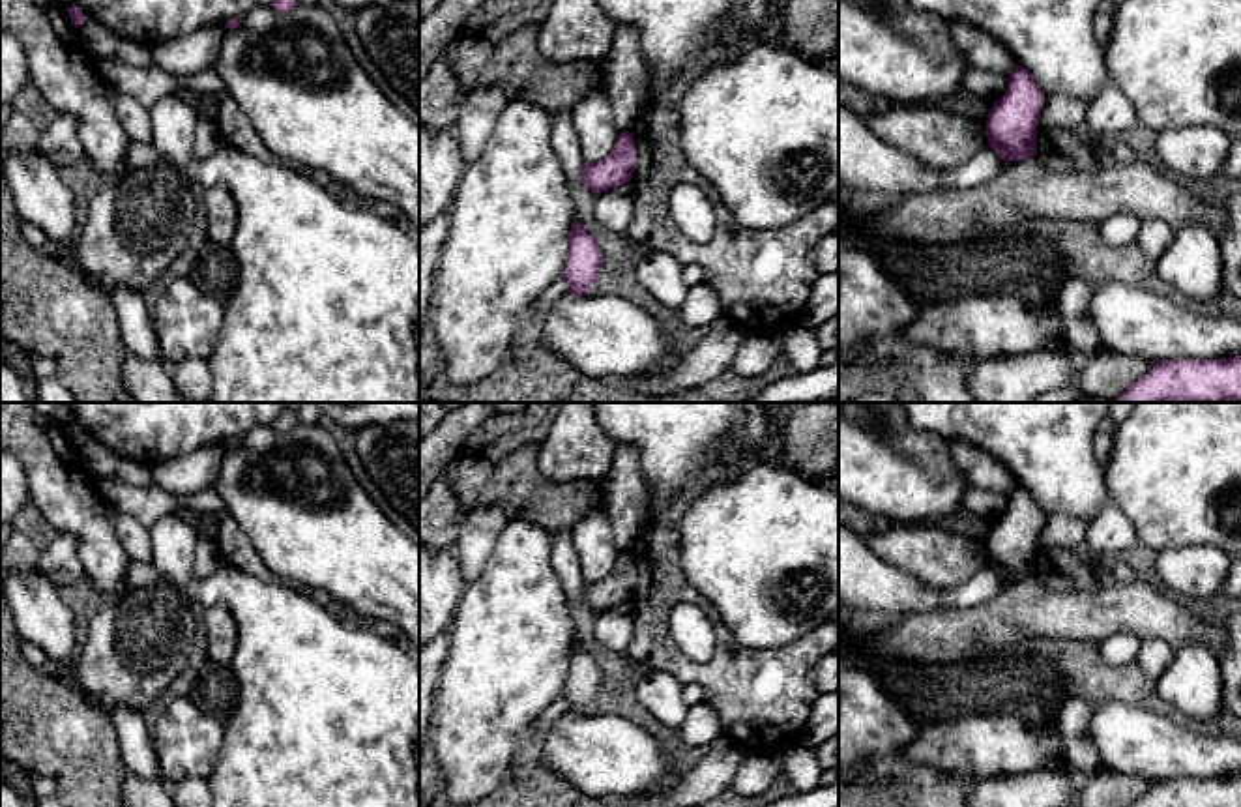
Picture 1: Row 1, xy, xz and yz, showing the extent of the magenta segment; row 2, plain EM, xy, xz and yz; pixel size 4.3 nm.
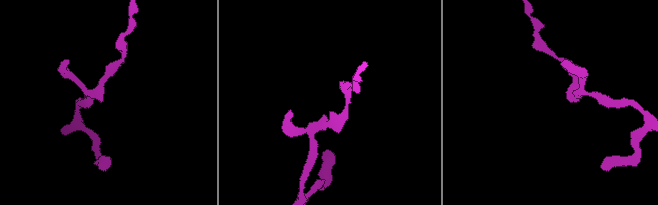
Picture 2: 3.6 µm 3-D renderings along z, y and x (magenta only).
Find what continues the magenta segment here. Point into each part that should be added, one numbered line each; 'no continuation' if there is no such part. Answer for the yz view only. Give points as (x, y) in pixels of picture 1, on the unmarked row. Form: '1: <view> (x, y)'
no continuation

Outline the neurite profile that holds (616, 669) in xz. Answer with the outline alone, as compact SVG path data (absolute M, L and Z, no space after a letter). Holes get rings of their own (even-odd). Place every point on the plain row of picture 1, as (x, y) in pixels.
M571 532L550 534L550 562L569 601L573 637L597 661L603 680L612 689L623 691L635 687L638 676L633 661L625 653L608 652L593 637L597 614L582 603L584 579Z

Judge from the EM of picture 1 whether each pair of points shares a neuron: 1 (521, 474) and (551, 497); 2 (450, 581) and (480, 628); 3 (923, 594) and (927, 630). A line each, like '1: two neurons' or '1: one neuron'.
1: one neuron
2: two neurons
3: two neurons

